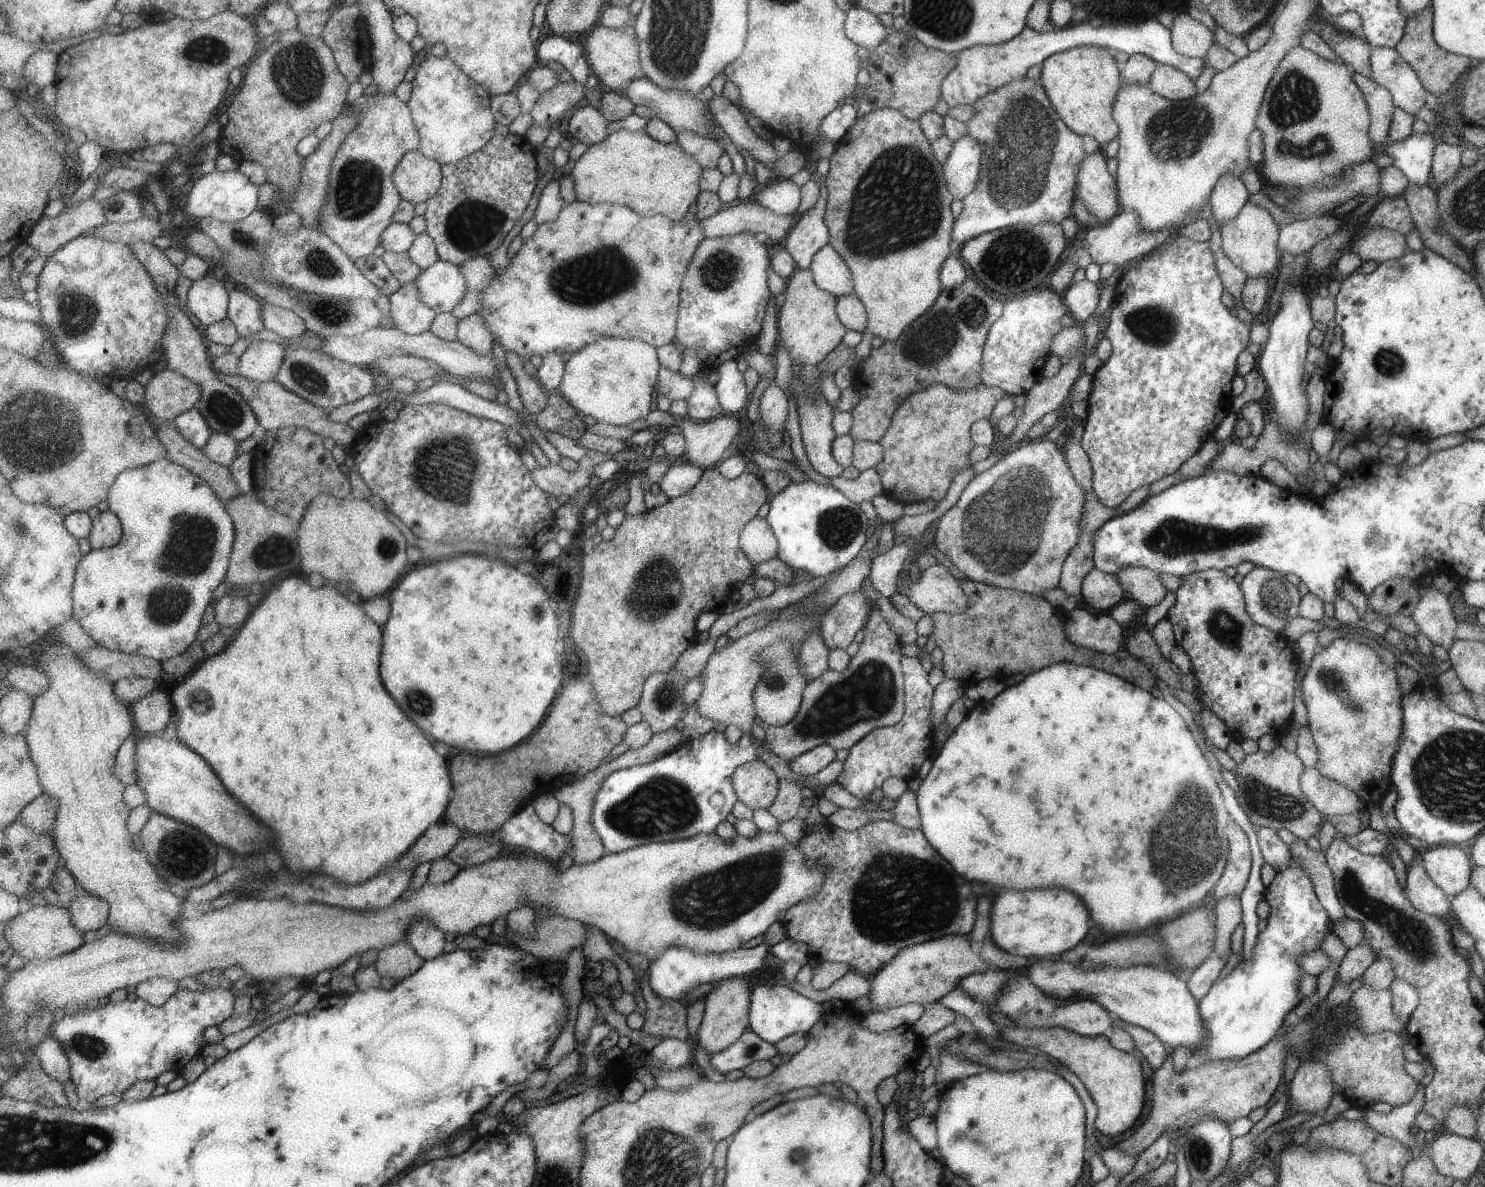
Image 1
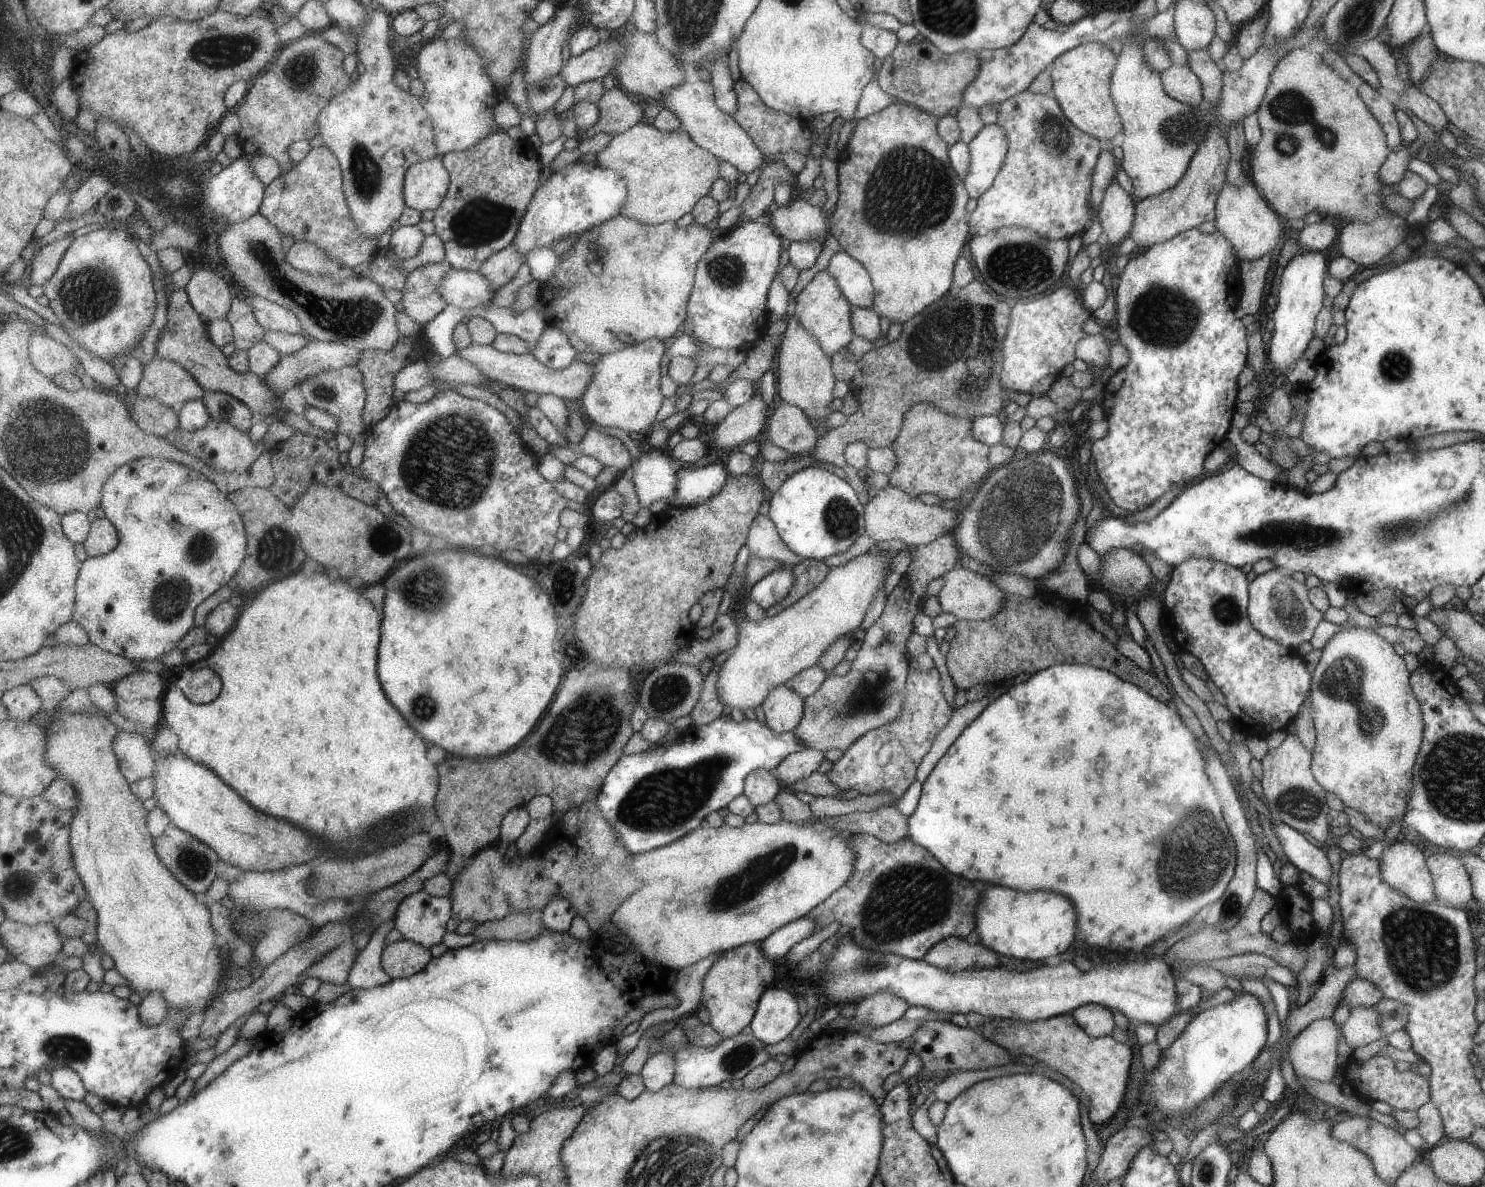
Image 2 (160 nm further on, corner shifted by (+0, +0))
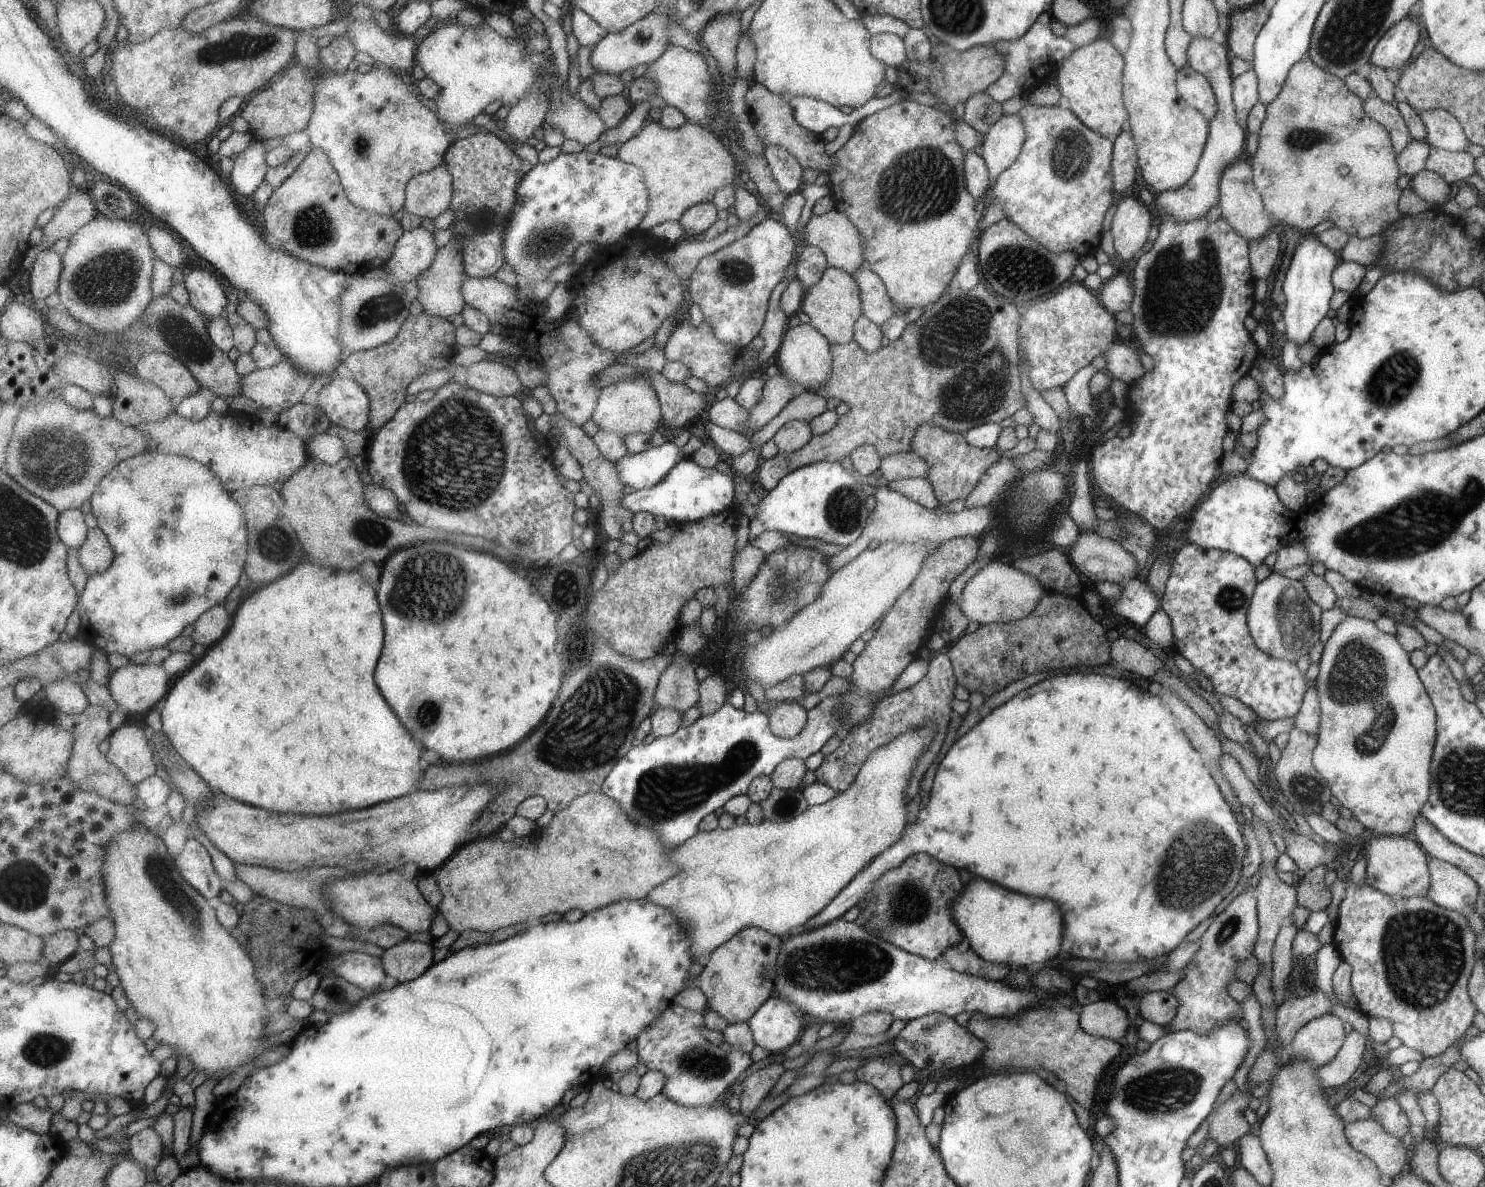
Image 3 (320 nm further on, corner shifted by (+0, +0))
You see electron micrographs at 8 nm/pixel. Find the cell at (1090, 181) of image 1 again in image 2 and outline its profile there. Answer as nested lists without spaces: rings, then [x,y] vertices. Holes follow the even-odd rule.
[[[1114,180],[1105,188],[1102,202],[1097,207],[1096,219],[1103,230],[1103,240],[1119,245],[1134,223],[1133,200]]]

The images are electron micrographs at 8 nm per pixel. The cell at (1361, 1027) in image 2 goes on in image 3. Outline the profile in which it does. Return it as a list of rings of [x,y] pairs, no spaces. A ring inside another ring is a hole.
[[[1351,1028],[1343,1040],[1342,1048],[1333,1060],[1316,1070],[1319,1078],[1319,1086],[1325,1088],[1338,1088],[1349,1081],[1351,1074],[1361,1062],[1361,1054],[1365,1050],[1367,1035]]]

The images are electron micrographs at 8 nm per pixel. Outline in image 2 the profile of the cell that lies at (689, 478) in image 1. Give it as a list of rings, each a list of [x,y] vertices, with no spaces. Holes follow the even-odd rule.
[[[653,450],[651,454],[641,456],[631,467],[642,508],[649,509],[657,501],[671,502],[677,494],[676,467],[668,451]]]

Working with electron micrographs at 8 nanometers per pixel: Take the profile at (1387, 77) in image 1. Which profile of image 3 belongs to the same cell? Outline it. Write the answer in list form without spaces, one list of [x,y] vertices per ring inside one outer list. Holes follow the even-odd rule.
[[[1419,110],[1417,114],[1423,122],[1424,142],[1428,147],[1442,151],[1465,151],[1469,146],[1461,124],[1445,110]]]

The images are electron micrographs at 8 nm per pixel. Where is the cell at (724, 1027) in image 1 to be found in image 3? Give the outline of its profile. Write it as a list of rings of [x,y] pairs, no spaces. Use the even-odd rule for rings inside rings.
[[[743,928],[703,961],[701,974],[695,978],[706,999],[706,1009],[719,1014],[728,1025],[747,1022],[770,999],[774,989],[778,954],[782,938],[759,928]]]

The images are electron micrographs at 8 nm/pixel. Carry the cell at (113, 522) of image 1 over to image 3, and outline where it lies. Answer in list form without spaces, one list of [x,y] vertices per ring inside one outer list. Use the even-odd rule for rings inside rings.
[[[93,527],[81,550],[81,564],[90,574],[111,568],[116,556],[114,544],[100,527]]]

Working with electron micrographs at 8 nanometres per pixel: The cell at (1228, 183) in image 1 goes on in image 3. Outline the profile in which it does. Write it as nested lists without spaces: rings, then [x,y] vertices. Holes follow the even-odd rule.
[[[1252,69],[1231,78],[1231,102],[1235,110],[1235,124],[1245,129],[1247,114],[1258,102],[1258,88]]]

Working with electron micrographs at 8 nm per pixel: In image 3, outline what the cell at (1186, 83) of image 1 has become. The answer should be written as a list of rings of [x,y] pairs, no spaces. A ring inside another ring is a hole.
[[[1184,65],[1177,70],[1175,84],[1179,97],[1190,108],[1197,109],[1199,113],[1202,113],[1210,122],[1218,108],[1214,92],[1206,78],[1201,73],[1197,73],[1194,69]]]

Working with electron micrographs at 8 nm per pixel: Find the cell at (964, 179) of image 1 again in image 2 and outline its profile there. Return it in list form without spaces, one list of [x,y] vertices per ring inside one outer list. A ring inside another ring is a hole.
[[[996,124],[984,125],[967,144],[970,153],[966,176],[961,179],[970,198],[977,199],[994,183],[1006,157],[1006,134]]]

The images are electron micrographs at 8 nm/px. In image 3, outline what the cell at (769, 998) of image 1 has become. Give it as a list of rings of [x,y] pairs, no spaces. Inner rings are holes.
[[[771,996],[747,1021],[754,1045],[761,1046],[771,1055],[786,1051],[799,1036],[801,1022],[793,1006],[783,997]]]

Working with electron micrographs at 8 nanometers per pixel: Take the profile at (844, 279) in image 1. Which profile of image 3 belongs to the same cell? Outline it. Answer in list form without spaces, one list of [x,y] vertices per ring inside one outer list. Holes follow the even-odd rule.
[[[865,266],[850,275],[858,284],[858,294],[861,298],[862,316],[873,324],[881,325],[894,316],[895,305],[887,297],[886,288],[879,276]]]

